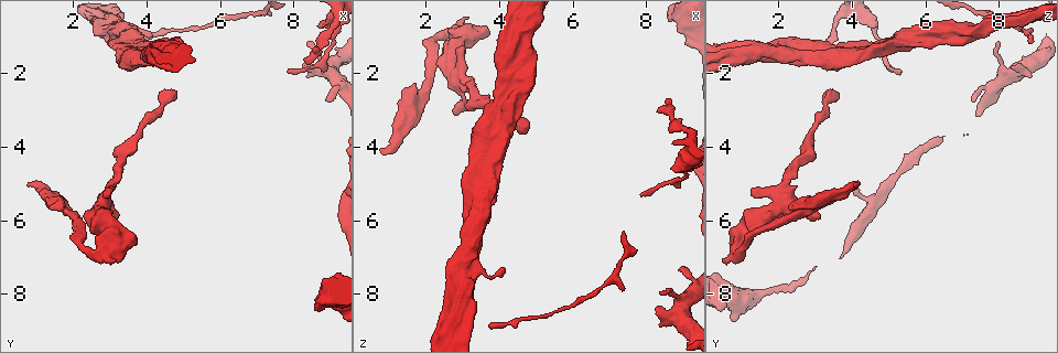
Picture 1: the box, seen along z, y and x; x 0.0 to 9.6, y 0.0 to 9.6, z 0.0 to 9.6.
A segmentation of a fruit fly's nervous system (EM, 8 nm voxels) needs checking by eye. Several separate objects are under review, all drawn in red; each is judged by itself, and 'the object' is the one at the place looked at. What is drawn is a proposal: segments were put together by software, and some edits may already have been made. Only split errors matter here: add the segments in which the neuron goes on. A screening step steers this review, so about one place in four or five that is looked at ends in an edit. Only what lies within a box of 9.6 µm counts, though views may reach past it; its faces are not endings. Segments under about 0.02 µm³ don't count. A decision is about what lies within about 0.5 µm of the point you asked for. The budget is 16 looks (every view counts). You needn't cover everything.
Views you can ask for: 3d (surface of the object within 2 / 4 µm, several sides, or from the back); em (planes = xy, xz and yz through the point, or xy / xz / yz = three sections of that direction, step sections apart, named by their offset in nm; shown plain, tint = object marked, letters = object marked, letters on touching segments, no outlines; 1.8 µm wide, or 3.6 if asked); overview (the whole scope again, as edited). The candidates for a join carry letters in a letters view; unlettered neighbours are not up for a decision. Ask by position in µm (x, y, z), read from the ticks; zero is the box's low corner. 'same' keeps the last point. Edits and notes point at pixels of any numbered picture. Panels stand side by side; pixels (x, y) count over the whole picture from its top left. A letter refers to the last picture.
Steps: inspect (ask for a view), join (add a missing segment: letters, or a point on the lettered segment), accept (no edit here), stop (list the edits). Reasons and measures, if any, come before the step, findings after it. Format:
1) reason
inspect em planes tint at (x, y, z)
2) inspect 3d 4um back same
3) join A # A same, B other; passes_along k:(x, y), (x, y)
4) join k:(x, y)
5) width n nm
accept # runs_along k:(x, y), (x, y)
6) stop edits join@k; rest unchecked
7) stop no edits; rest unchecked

inspect em planes letters at (2.80, 0.70, 7.65)

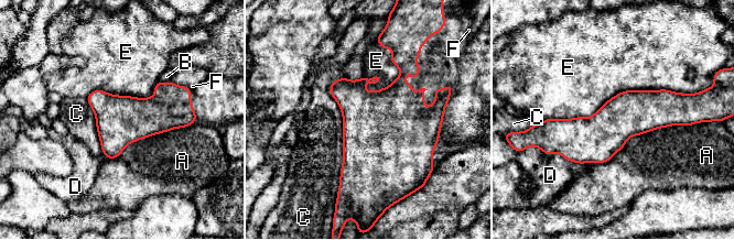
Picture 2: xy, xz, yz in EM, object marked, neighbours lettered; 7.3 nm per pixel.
accept # A other, B other, C other, D other, E other, F other; runs_along 2:(681, 111), (549, 122); none of them fits

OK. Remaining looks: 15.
closes a loop
inspect 3d 4um at (3.80, 1.15, 5.15)

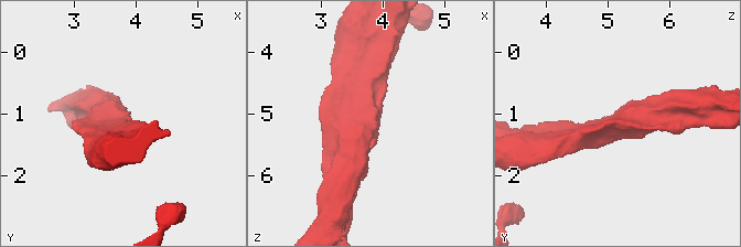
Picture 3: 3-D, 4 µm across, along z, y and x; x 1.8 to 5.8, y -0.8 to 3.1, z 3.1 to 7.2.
inspect em yz step 8 letters at (3.80, 1.15, 5.10)

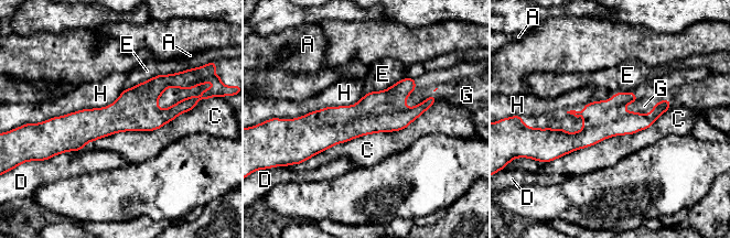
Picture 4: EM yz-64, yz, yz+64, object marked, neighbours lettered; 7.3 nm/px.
accept # A other, C other, D other, E other, G other, H other; runs_along 4:(430, 101), (409, 115), (300, 123); none of them fits

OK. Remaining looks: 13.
free end
inspect 3d 2um at (4.65, 2.45, 3.40)

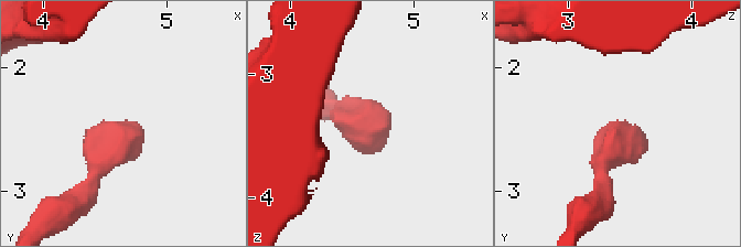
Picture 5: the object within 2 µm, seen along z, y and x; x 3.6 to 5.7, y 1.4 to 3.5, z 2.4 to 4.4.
need the tissue
inspect em yz step 16 tint at (4.74, 2.40, 3.44)

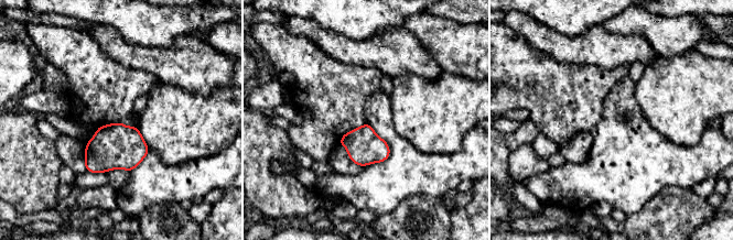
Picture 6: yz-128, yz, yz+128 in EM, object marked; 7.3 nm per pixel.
inspect em xy step 8 letters same

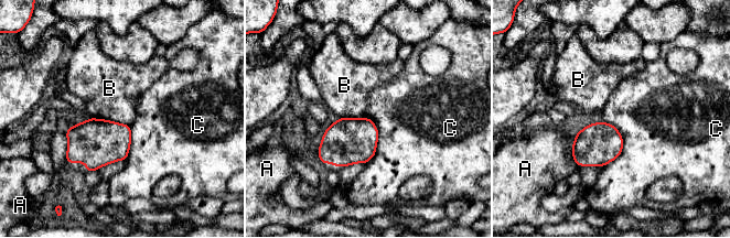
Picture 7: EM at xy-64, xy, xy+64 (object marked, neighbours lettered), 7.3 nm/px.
width 140 nm
accept # A other, B other, C other; border 7:(602, 120), (622, 151), (601, 166); none of them fits

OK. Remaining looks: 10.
branch stops here
inspect em yz step 8 tint at (8.90, 2.75, 7.30)

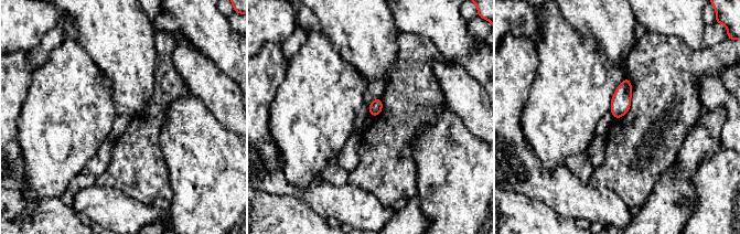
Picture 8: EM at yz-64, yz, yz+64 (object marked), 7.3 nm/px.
inspect em planes letters same

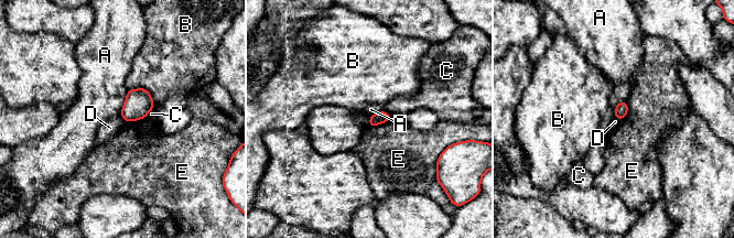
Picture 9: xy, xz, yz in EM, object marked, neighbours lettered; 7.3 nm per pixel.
longest_contact B 240 nm
accept # A other, B other, C other, D other, E other; no lettered segment goes on from it

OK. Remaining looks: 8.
thick turns thin
inspect em yz step 4 letters at (8.95, 0.65, 4.60)

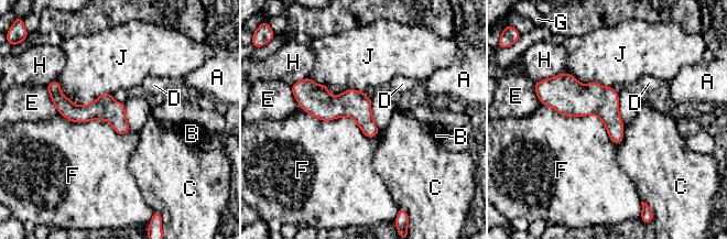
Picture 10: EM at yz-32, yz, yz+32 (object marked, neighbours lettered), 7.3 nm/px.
width 180 nm
accept # A other, B other, C other, D other, E other, F other, G other, H other, J other; border 10:(542, 104), (595, 115), (619, 143); no lettered segment goes on from it

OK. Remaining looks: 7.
branch stops here
inspect 3d 2um at (0.70, 5.05, 4.10)

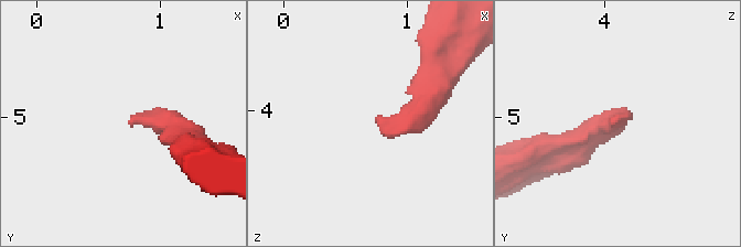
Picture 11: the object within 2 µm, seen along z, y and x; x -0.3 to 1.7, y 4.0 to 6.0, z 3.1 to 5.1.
inspect em planes letters at (0.74, 5.06, 4.06)

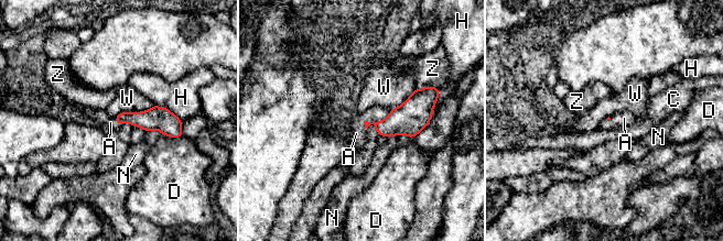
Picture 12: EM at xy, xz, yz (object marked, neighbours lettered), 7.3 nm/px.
join A # A same, C other, D other, H other, N other, W other, Z other; passes_along 12:(398, 122), (364, 124), (356, 133); the neuron continues

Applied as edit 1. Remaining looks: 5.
stop edits join@12; rest unchecked

